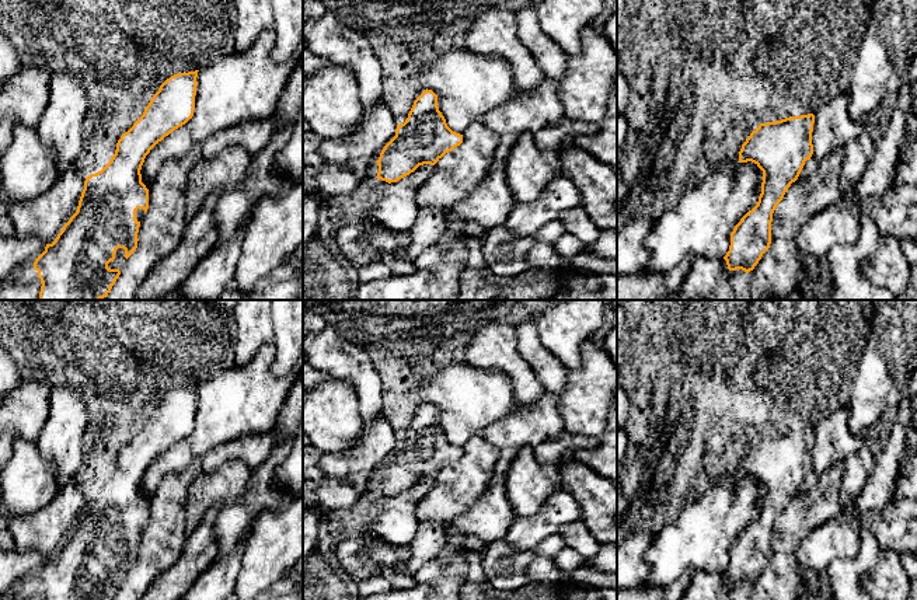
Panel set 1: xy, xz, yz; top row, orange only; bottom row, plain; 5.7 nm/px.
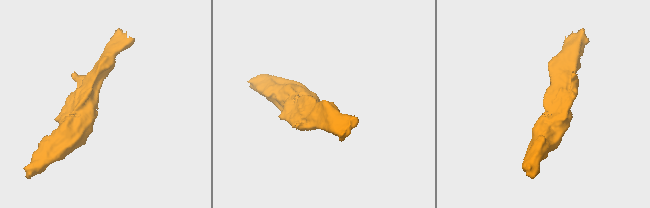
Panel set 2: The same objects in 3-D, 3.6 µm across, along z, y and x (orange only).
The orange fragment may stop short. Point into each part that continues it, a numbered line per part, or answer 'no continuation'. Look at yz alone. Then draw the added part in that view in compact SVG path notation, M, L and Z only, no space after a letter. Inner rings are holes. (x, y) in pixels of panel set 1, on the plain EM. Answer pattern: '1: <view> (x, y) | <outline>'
no continuation

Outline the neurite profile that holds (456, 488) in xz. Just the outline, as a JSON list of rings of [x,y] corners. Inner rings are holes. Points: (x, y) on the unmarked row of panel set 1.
[[[481,433],[473,435],[463,447],[463,457],[439,472],[433,488],[418,502],[418,520],[454,521],[489,489],[499,456]]]

